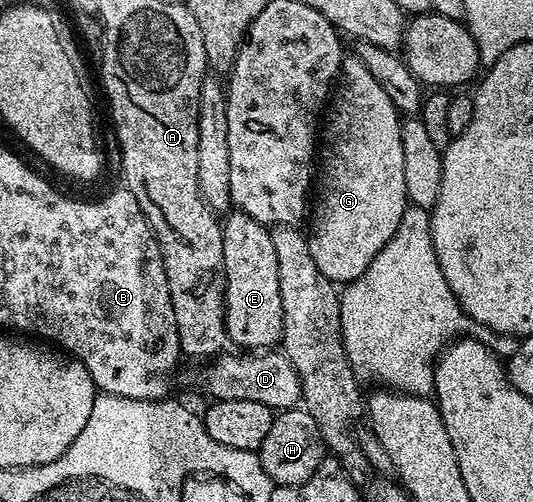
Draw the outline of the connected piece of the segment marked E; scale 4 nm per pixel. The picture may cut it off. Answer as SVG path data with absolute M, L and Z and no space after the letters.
M238 210L226 213L221 227L225 250L223 325L227 327L228 341L239 350L274 349L283 339L283 311L271 228Z

